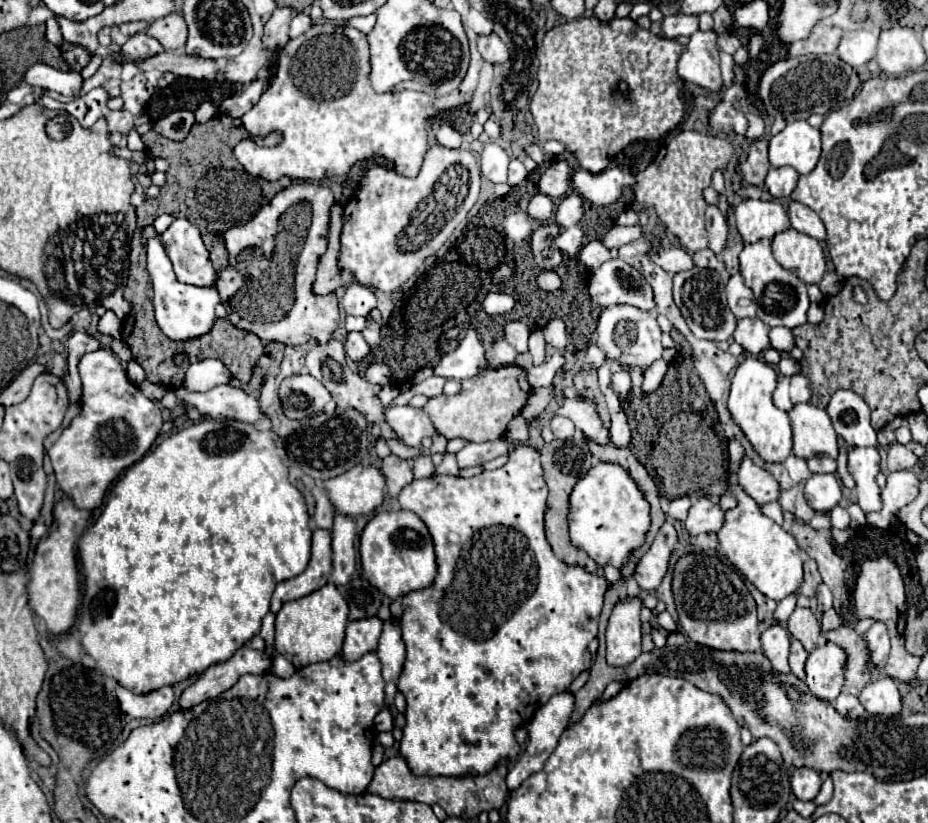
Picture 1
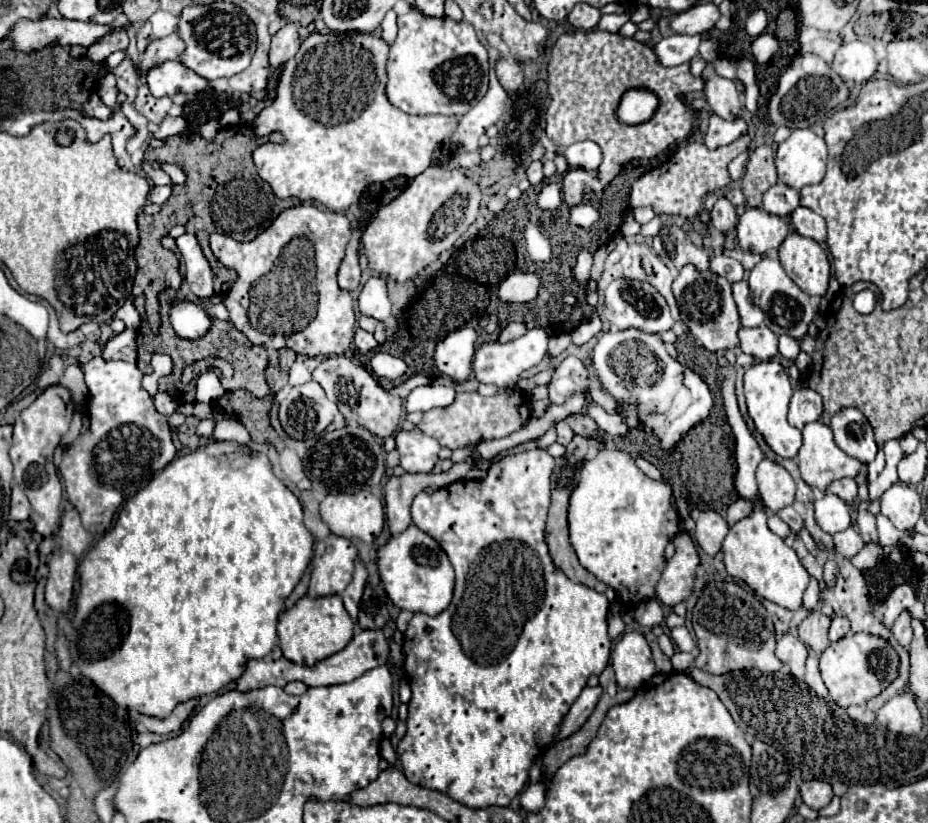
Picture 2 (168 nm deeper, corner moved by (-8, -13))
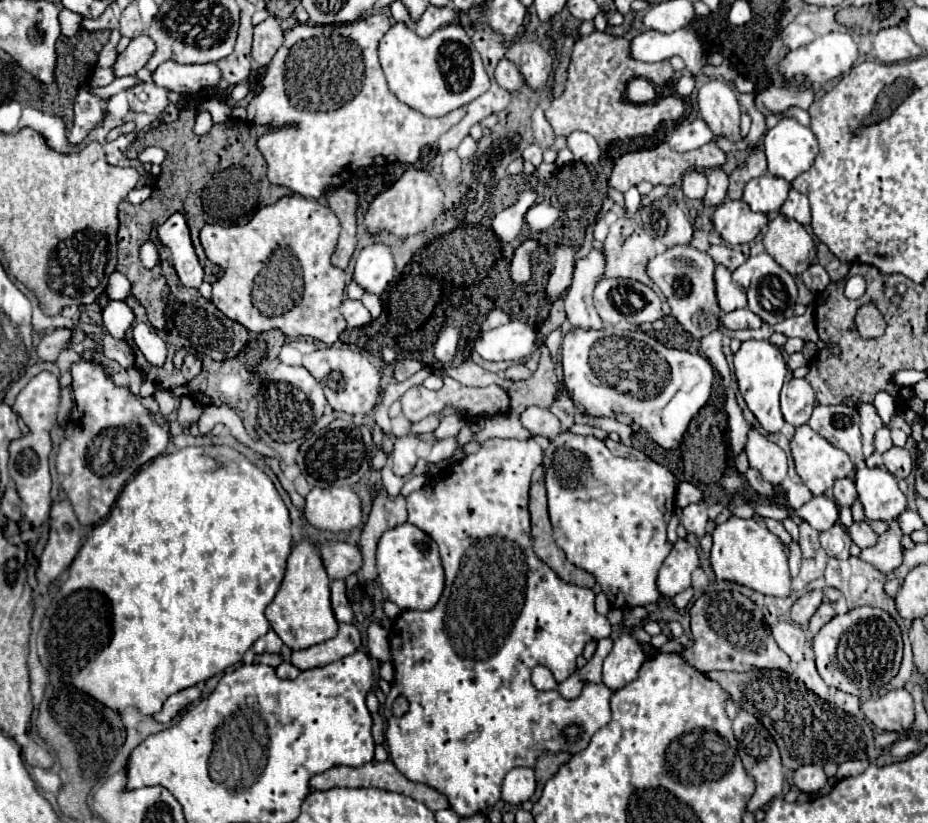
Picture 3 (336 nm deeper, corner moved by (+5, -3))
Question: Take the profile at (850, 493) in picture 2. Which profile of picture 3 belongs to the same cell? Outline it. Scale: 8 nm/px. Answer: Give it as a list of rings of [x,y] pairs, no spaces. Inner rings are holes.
[[[838,478],[838,480],[834,480],[832,494],[834,494],[834,500],[836,500],[838,506],[852,506],[852,502],[858,496],[854,480],[850,480],[850,478]]]

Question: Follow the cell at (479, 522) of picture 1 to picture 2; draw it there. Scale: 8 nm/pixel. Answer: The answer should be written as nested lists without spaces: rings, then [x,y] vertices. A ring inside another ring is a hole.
[[[529,450],[515,456],[507,456],[499,462],[493,462],[487,476],[481,480],[459,480],[445,488],[435,490],[433,494],[421,492],[413,506],[413,524],[427,532],[433,540],[441,544],[447,552],[453,568],[455,568],[455,594],[447,610],[437,616],[427,614],[413,614],[405,638],[403,638],[403,654],[405,654],[405,678],[411,686],[411,700],[409,700],[409,714],[407,714],[407,734],[399,740],[397,754],[401,760],[401,768],[405,778],[411,784],[427,786],[429,790],[439,790],[465,806],[509,806],[511,800],[525,788],[529,780],[529,768],[537,756],[545,752],[545,748],[557,740],[559,726],[571,708],[571,702],[581,694],[587,686],[587,678],[591,674],[601,674],[609,662],[611,654],[611,640],[607,634],[607,610],[609,602],[605,594],[599,594],[583,584],[571,582],[555,564],[551,562],[547,544],[545,544],[545,518],[549,510],[549,478],[555,468],[555,458],[547,454],[547,450]]]

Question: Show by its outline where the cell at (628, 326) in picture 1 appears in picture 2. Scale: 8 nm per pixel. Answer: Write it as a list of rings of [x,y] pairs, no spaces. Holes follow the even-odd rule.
[[[635,328],[623,330],[623,332],[609,330],[599,338],[599,342],[593,350],[591,362],[597,372],[601,390],[607,392],[615,400],[617,410],[621,406],[627,406],[633,402],[637,406],[639,420],[657,434],[657,438],[661,440],[661,446],[667,452],[673,452],[677,442],[681,440],[681,436],[697,424],[697,422],[685,420],[683,428],[669,428],[669,424],[665,426],[663,418],[657,418],[671,408],[675,396],[683,388],[683,372],[685,372],[685,366],[681,366],[677,360],[673,360],[667,354],[667,350],[657,334],[645,334]]]

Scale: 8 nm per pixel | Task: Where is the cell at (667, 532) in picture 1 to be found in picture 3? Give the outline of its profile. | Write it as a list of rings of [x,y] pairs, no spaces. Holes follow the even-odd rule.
[[[678,538],[670,554],[666,556],[662,568],[658,570],[656,578],[658,592],[666,598],[672,598],[674,594],[686,590],[690,586],[690,574],[696,566],[698,566],[696,548],[688,540]]]

